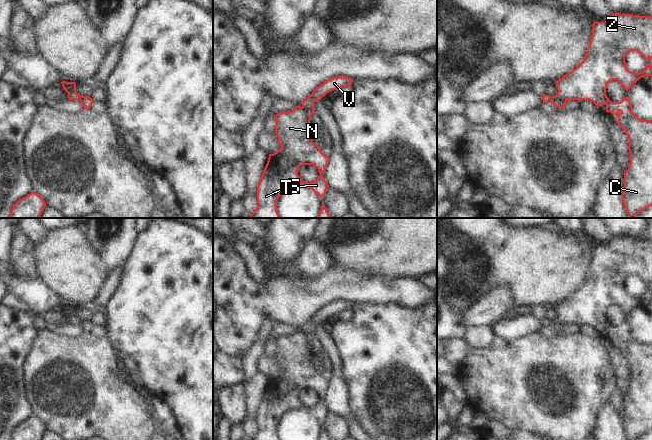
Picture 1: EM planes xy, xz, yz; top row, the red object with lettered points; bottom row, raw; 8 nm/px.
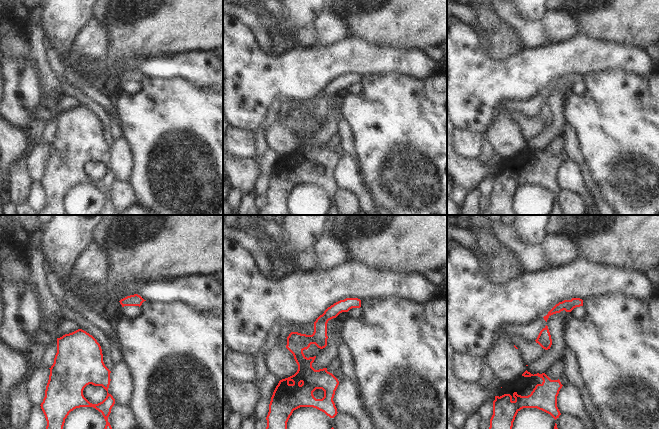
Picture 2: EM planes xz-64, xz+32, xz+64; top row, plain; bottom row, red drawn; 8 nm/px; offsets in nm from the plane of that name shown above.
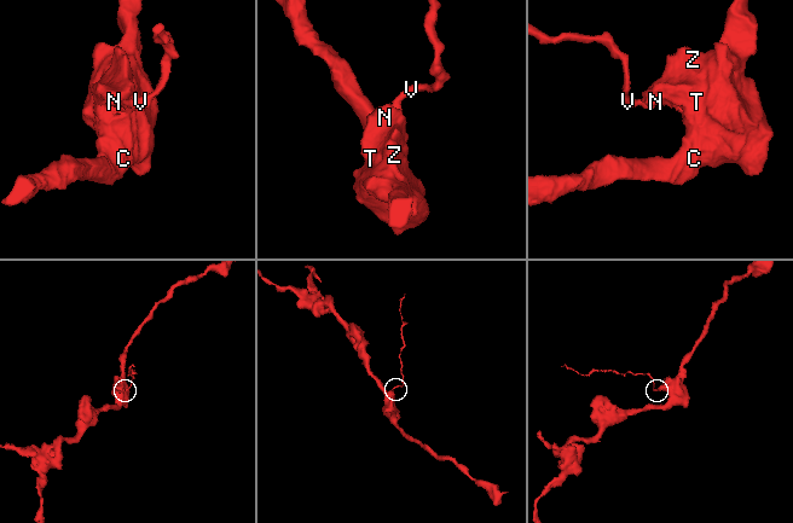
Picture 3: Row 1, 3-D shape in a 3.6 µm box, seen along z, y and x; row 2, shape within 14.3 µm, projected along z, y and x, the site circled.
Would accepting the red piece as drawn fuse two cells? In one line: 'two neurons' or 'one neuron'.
two neurons

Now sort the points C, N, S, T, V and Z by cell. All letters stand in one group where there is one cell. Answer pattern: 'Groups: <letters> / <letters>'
Groups: C N S T Z / V.

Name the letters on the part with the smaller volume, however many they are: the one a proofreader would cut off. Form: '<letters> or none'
V.

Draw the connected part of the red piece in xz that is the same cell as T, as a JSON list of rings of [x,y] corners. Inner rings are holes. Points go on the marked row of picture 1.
[[[296,106],[292,111],[276,114],[275,120],[275,133],[281,149],[269,154],[257,186],[258,207],[249,218],[279,218],[277,200],[290,185],[305,184],[320,197],[329,189],[322,176],[329,157],[312,142],[313,130],[306,111]],[[303,165],[315,166],[320,176],[313,182],[304,182],[298,175],[298,169]]]

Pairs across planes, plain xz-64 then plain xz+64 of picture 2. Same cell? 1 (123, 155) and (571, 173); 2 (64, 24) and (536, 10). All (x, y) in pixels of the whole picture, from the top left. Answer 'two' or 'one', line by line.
1: one
2: one

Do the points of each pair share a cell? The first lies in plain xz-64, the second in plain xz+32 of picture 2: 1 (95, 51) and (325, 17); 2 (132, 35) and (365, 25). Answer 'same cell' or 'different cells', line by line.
1: same cell
2: same cell

